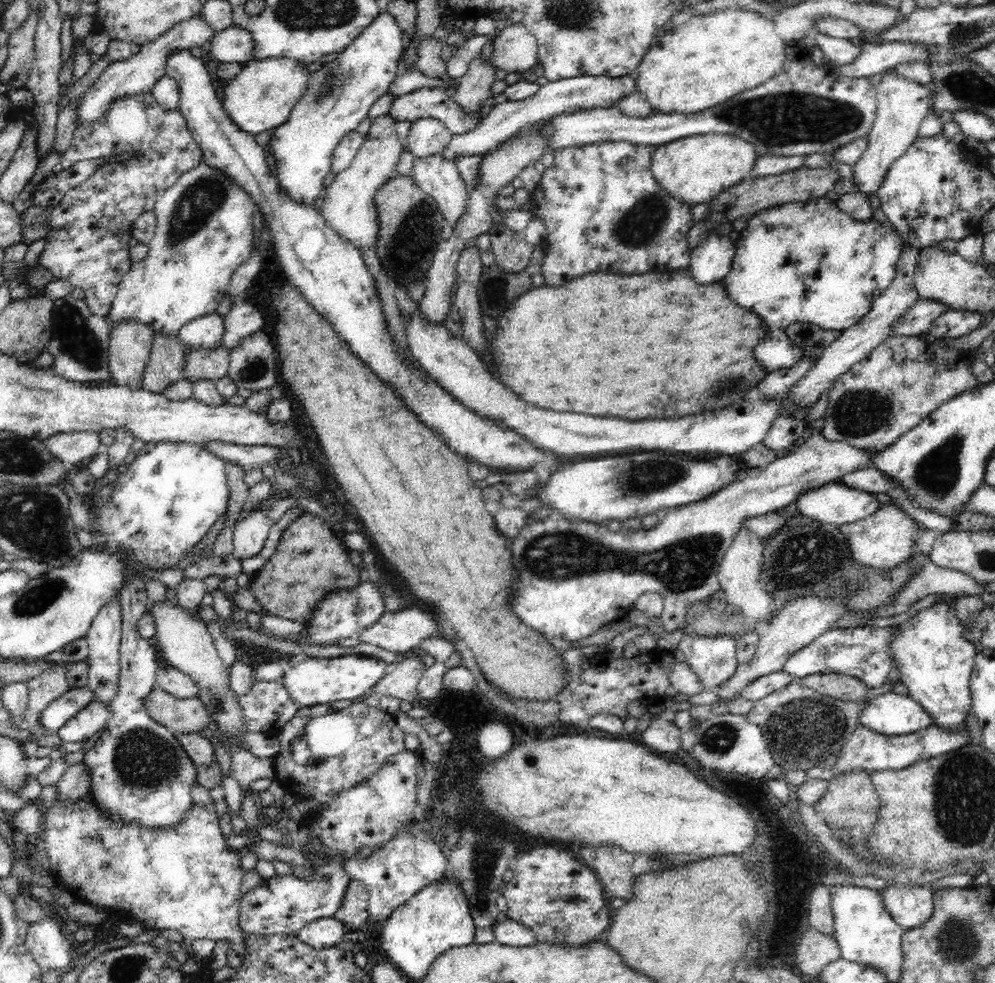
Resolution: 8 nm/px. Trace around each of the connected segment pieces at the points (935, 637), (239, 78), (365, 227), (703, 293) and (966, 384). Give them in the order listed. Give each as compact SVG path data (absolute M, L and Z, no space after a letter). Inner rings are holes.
M940 602L932 608L922 610L916 618L900 624L894 630L894 638L888 644L888 652L892 660L896 660L896 666L900 670L902 682L908 686L910 697L916 703L923 706L932 718L935 718L935 724L944 727L966 726L966 717L972 711L972 697L970 696L970 676L972 676L976 646L962 637L964 624L956 616L954 608L948 602Z
M254 58L248 61L236 76L224 84L223 110L227 118L239 130L252 136L280 126L288 120L293 105L300 100L301 93L308 84L311 72L306 65L306 63L293 62L284 58L264 60Z
M395 130L382 138L365 136L363 139L350 168L340 172L325 189L321 209L327 227L358 248L374 246L378 239L380 222L375 197L378 190L392 179L392 171L404 150Z
M689 270L670 272L670 274L654 274L648 272L648 276L620 276L620 274L588 274L576 280L570 280L568 284L562 284L558 288L542 286L526 292L520 296L498 320L498 332L492 340L492 352L494 360L498 364L496 376L504 386L514 390L522 396L522 400L538 406L538 408L550 408L556 412L574 412L574 414L588 414L588 416L616 416L624 420L648 420L648 418L676 418L676 416L688 416L712 408L724 408L724 404L740 402L764 376L756 372L756 364L752 364L752 344L760 340L760 320L752 316L753 312L744 312L742 308L736 308L728 296L724 296L724 288L720 288L720 282L710 284L708 288L700 288L700 284L692 284L692 276L688 276Z
M922 336L888 337L880 346L876 346L876 348L872 349L872 352L869 352L868 356L864 357L864 360L853 364L852 368L849 368L844 374L841 374L829 389L828 405L825 411L825 423L823 429L820 430L820 434L824 436L824 439L829 443L846 443L848 446L856 447L856 450L878 453L881 449L888 448L894 441L899 440L900 436L903 436L905 432L912 430L917 424L920 424L925 416L928 416L928 414L940 408L942 404L955 399L956 396L962 394L964 391L971 391L979 387L979 382L969 370L973 358L977 355L979 346L974 349L944 349L941 341L942 339L927 340Z

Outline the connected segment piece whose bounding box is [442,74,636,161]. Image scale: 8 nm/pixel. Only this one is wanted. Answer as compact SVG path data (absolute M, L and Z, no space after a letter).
M628 74L616 78L606 75L600 76L577 76L576 78L563 78L556 82L548 81L538 89L538 92L531 99L523 102L512 102L502 100L495 104L488 116L482 117L472 130L461 135L453 135L451 141L443 150L444 158L448 161L456 161L460 156L485 155L485 152L497 148L497 145L504 143L520 128L524 128L532 121L540 120L541 117L558 115L562 113L573 113L574 108L593 109L608 107L612 101L616 101L626 93L636 91L636 79Z

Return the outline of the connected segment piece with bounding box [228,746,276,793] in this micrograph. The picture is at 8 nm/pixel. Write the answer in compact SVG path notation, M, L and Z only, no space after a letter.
M244 746L228 749L231 755L231 776L239 783L243 793L250 790L252 781L262 778L275 780L274 758L258 758Z

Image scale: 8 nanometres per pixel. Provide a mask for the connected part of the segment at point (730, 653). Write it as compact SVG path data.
M684 632L678 650L686 655L685 664L697 675L705 690L717 691L739 666L735 636L728 633Z

